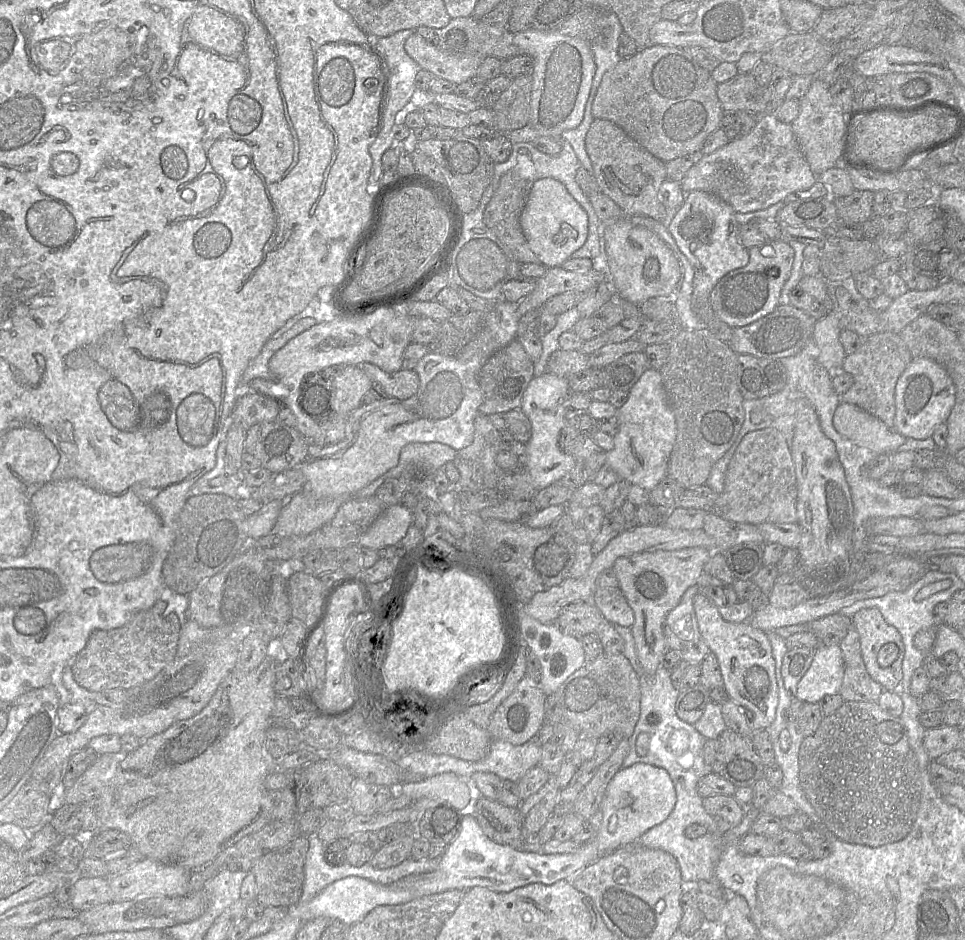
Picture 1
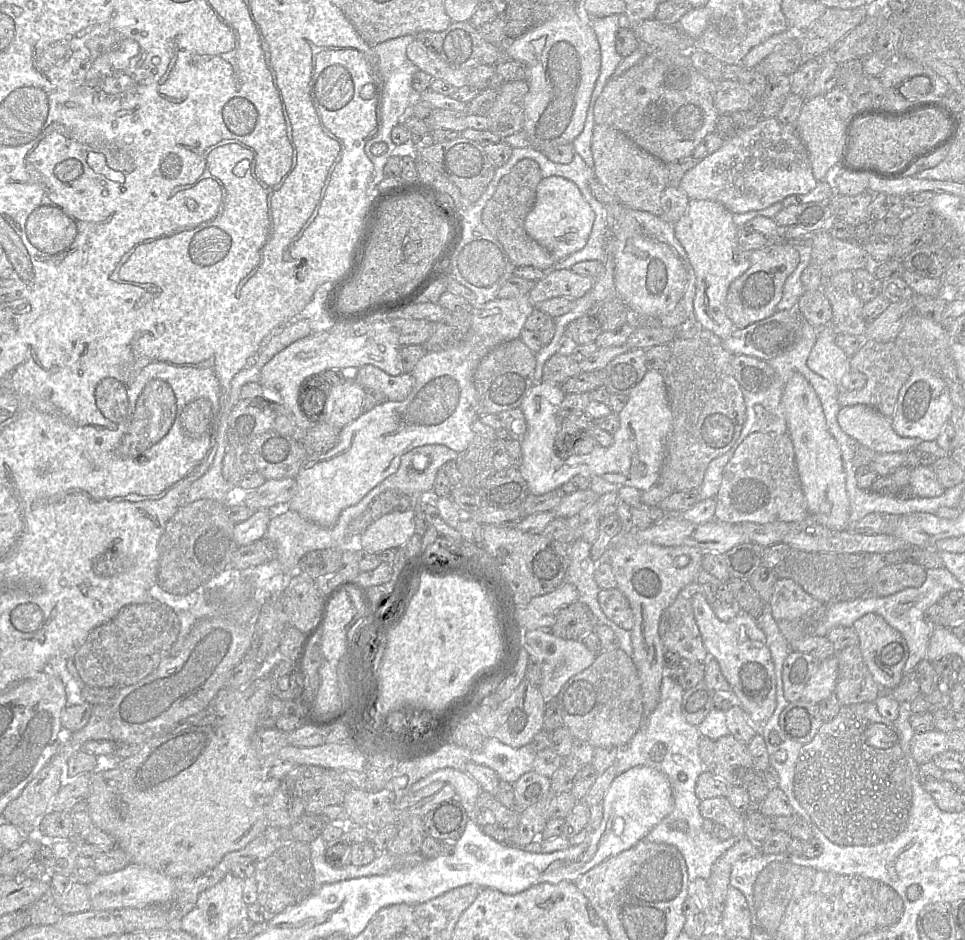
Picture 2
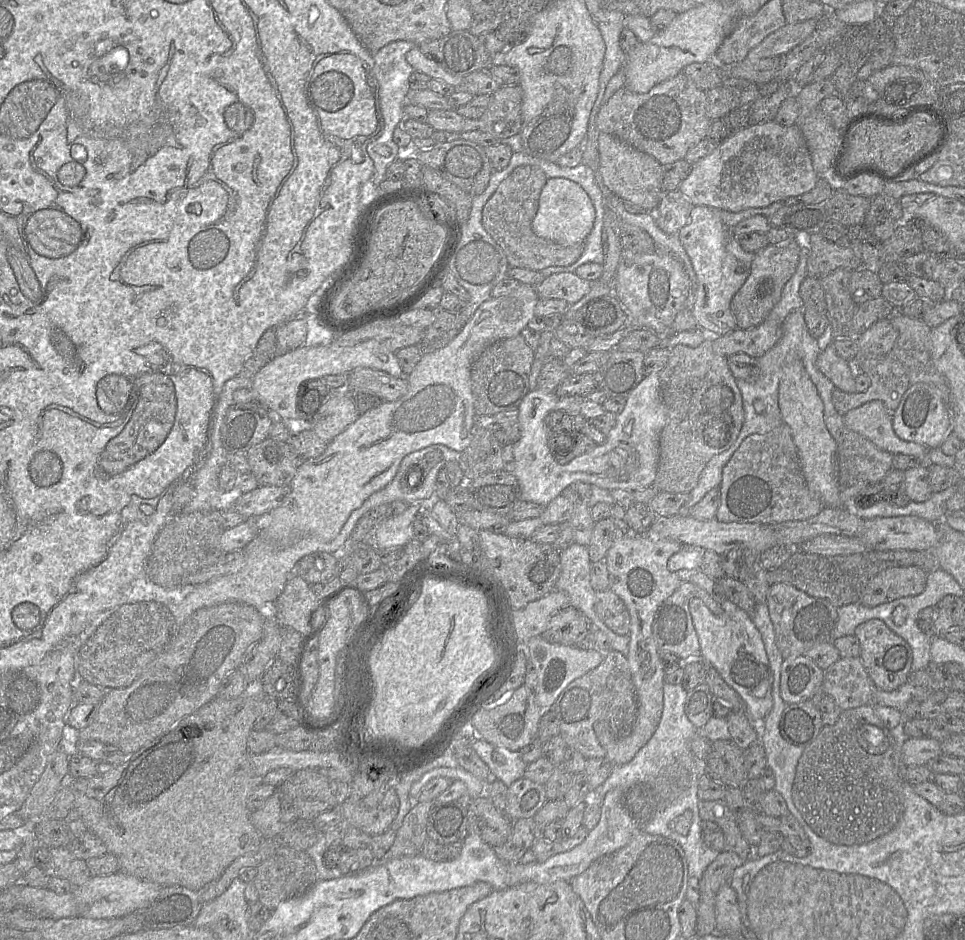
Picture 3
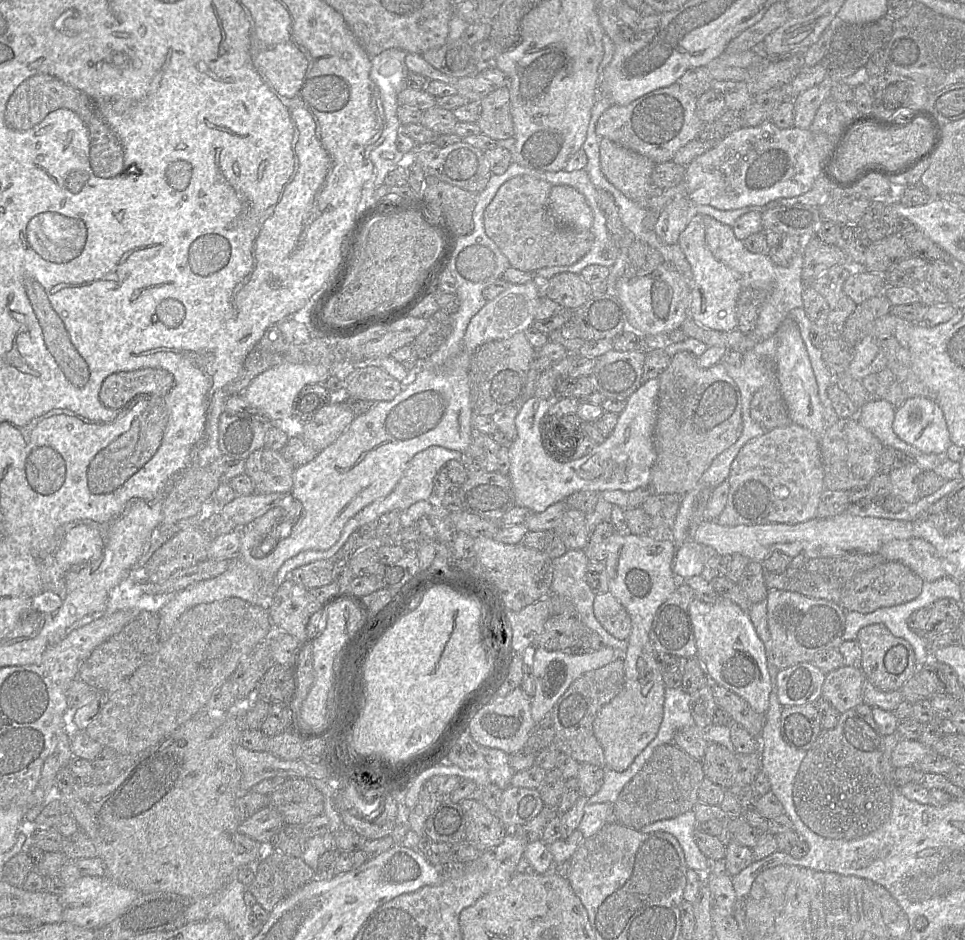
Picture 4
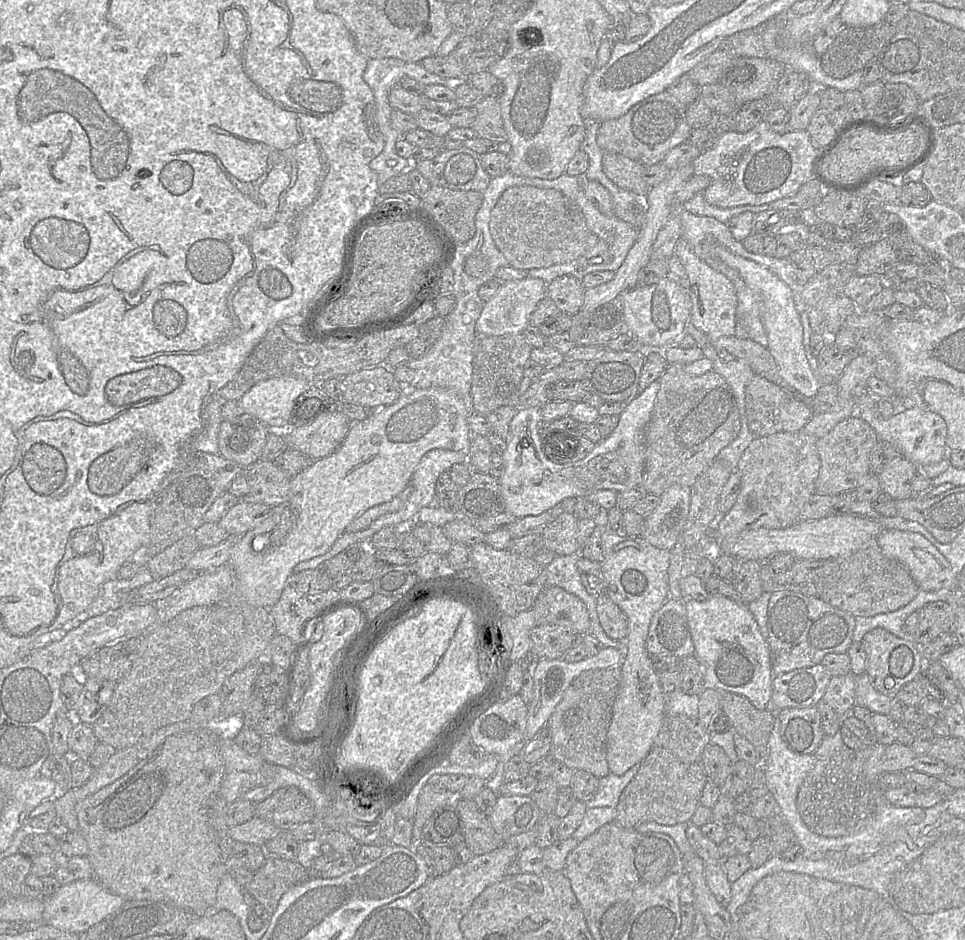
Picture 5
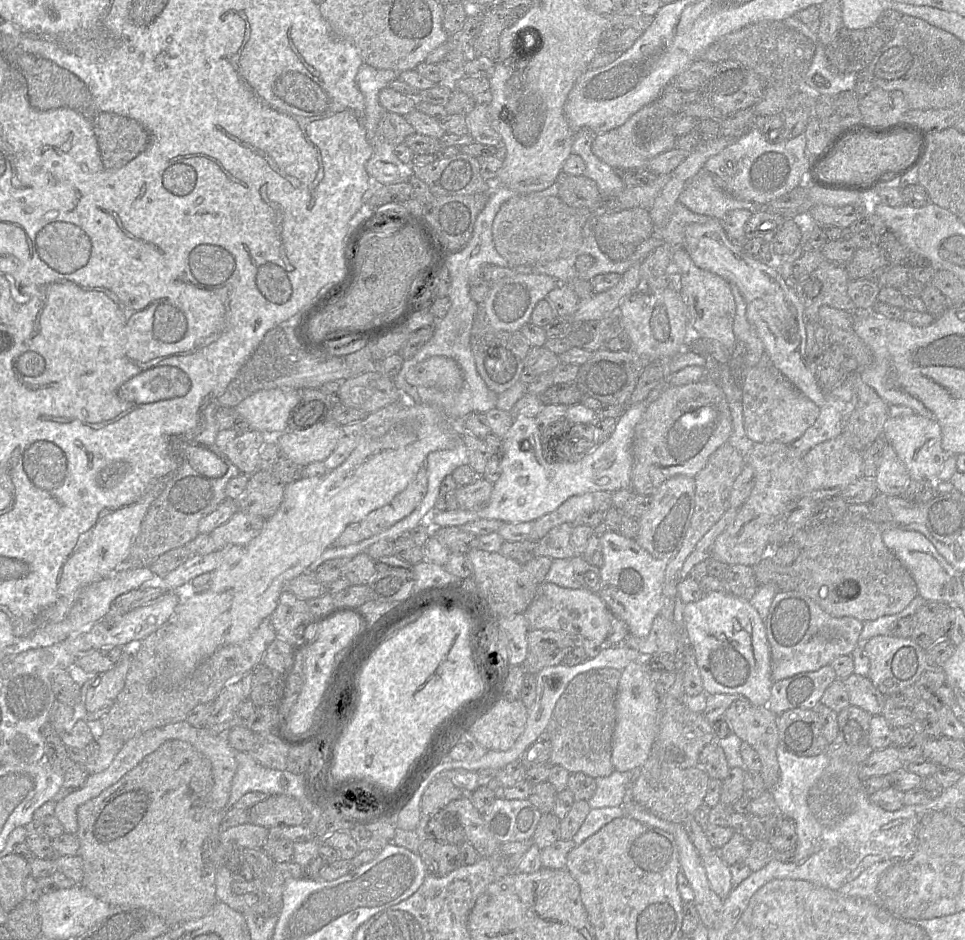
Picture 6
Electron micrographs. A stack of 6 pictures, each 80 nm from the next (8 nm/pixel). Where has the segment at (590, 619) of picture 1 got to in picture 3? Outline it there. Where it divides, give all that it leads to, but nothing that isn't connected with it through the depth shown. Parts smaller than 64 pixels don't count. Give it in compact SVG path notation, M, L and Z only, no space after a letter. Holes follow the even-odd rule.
M568 605L555 612L541 636L551 643L574 645L578 636L591 630L591 622L579 609Z

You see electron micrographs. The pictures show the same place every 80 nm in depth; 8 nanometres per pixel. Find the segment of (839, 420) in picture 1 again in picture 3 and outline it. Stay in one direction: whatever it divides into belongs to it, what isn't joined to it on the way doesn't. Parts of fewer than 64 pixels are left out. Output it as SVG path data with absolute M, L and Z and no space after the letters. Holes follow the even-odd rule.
M873 400L848 411L843 415L843 421L846 428L867 438L883 451L926 459L926 447L902 440L895 434L893 413L880 400Z

